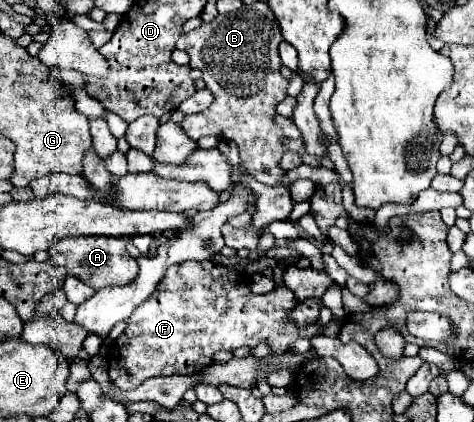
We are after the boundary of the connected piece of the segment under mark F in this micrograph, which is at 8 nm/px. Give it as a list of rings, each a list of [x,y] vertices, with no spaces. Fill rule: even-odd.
[[[183,261],[183,263],[167,269],[167,273],[161,279],[161,283],[157,285],[155,293],[133,311],[133,315],[129,319],[129,327],[125,329],[125,333],[119,339],[115,339],[115,343],[111,347],[111,355],[109,355],[109,377],[119,389],[135,389],[149,377],[189,375],[195,369],[199,369],[201,365],[207,365],[213,359],[213,353],[217,353],[217,351],[235,351],[239,347],[255,349],[259,343],[265,341],[271,347],[271,353],[281,355],[295,339],[301,339],[301,337],[309,337],[309,339],[315,335],[337,337],[343,317],[339,319],[333,315],[333,319],[329,321],[327,327],[323,327],[319,323],[313,323],[307,327],[293,325],[293,321],[289,319],[289,313],[297,307],[297,303],[299,301],[293,295],[293,291],[283,283],[267,295],[255,295],[249,289],[249,285],[245,281],[241,281],[239,271],[235,271],[231,267],[221,267],[211,261],[201,261],[201,263]],[[229,277],[233,277],[235,283],[229,283],[227,281]]]

